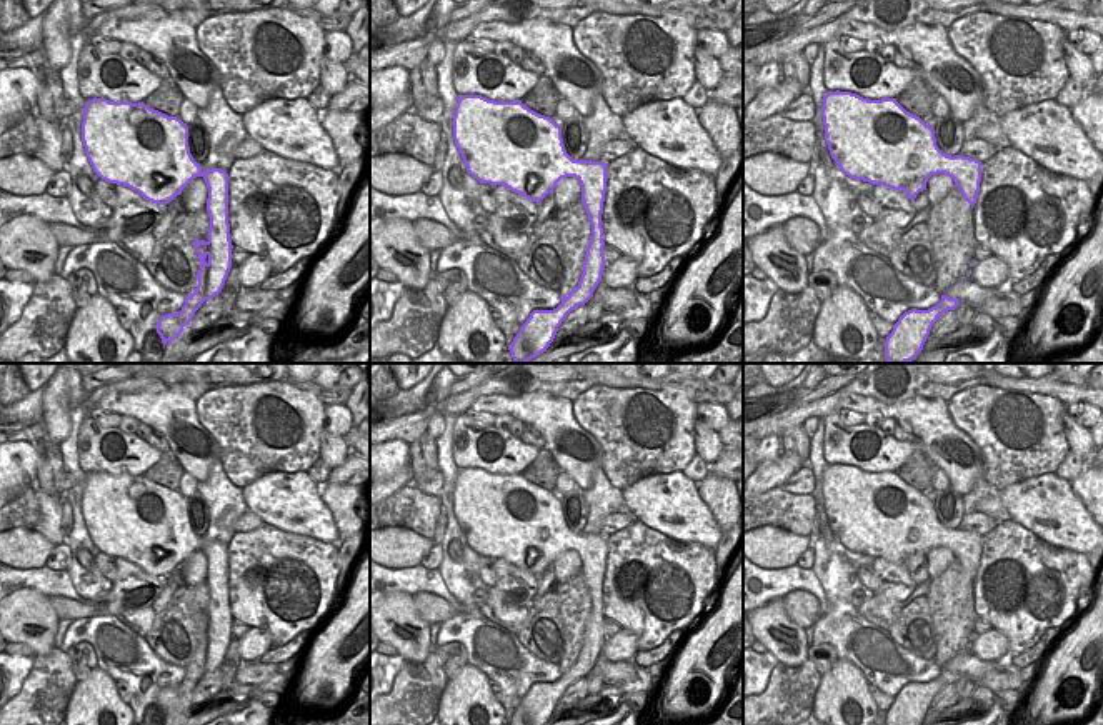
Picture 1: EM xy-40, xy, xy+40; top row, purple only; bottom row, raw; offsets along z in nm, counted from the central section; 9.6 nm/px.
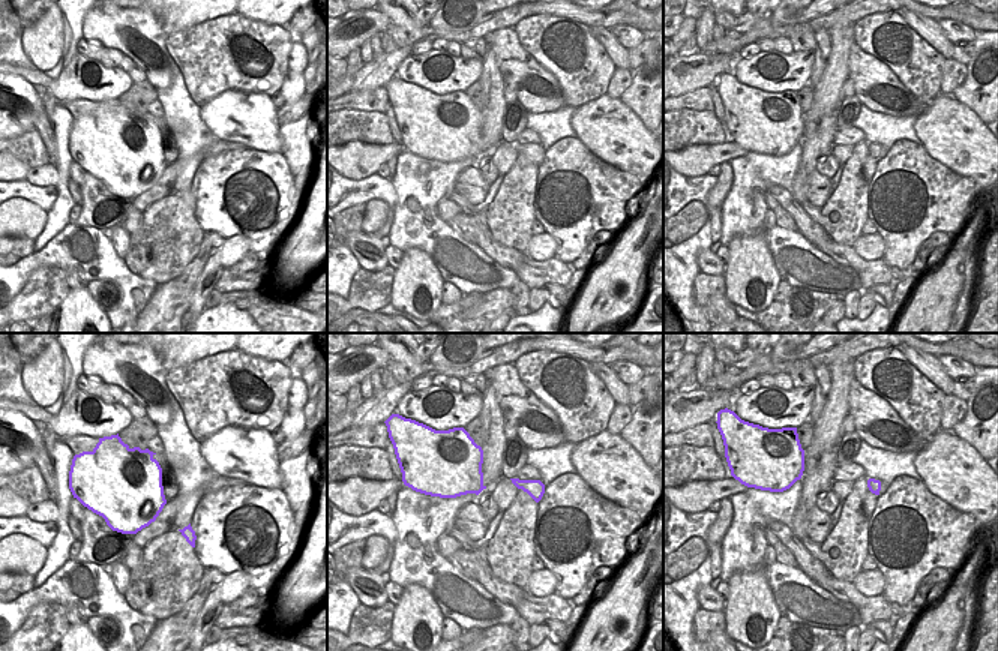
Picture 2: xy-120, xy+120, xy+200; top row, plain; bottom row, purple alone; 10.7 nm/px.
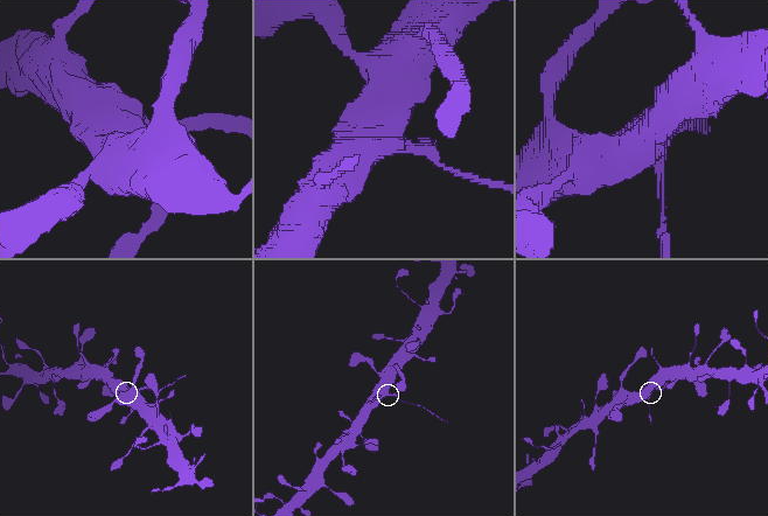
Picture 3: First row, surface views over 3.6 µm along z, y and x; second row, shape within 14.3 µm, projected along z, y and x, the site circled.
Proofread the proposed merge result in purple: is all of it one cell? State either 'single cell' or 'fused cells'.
fused cells

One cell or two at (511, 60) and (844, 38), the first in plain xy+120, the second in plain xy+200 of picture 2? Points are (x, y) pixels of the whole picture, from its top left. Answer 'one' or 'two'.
two

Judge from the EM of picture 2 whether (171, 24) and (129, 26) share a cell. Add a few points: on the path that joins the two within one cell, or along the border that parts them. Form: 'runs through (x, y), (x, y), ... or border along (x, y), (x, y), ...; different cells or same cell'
border along (158, 18), (167, 36); different cells

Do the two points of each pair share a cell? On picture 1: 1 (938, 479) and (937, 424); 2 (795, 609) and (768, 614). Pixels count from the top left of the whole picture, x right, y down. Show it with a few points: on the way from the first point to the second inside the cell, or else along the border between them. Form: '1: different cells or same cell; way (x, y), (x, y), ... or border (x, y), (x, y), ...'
1: different cells; border (935, 467), (943, 472), (950, 485)
2: different cells; border (782, 599), (785, 614), (803, 629)

